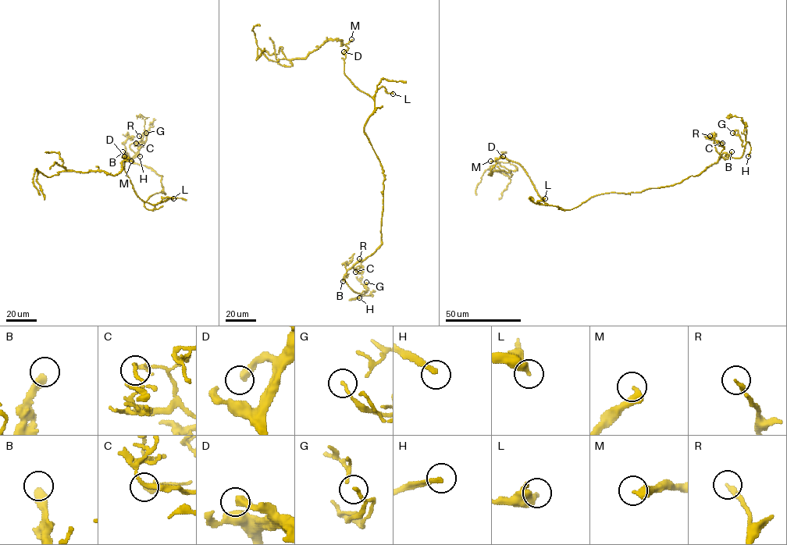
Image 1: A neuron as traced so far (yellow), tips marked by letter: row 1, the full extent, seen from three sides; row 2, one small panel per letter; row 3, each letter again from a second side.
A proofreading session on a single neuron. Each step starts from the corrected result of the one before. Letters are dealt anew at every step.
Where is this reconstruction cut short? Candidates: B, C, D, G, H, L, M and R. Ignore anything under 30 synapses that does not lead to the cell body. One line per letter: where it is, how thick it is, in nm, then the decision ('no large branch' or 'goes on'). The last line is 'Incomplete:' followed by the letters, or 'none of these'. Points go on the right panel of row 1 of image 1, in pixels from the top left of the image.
B: place (731, 151); calibre 400 nm; goes on
C: place (722, 143); calibre 240 nm; no large branch
D: place (503, 156); calibre 380 nm; no large branch
G: place (732, 133); calibre 100 nm; no large branch
H: place (748, 156); calibre 240 nm; goes on
L: place (545, 198); calibre 420 nm; no large branch
M: place (490, 161); calibre 400 nm; no large branch
R: place (710, 136); calibre 190 nm; no large branch
Incomplete: B, H

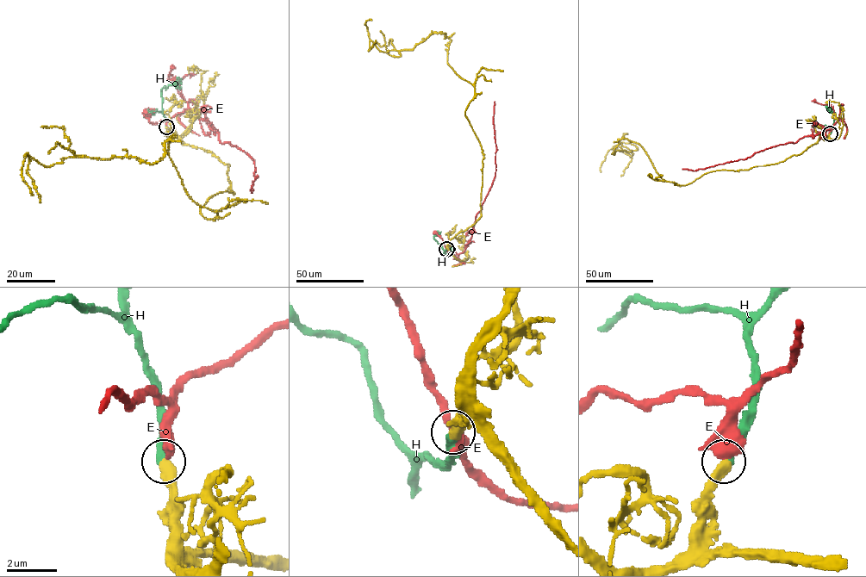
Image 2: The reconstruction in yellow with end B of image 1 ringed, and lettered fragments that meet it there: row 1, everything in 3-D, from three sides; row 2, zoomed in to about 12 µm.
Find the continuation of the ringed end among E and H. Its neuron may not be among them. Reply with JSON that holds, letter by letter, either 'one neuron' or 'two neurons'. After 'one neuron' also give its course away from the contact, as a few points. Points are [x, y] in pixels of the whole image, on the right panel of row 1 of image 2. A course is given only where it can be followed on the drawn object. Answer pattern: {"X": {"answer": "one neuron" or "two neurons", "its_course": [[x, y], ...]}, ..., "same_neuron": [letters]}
{"E": {"answer": "two neurons"}, "H": {"answer": "one neuron", "its_course": [[830, 133], [834, 113], [827, 107], [831, 109]]}, "same_neuron": ["H"]}

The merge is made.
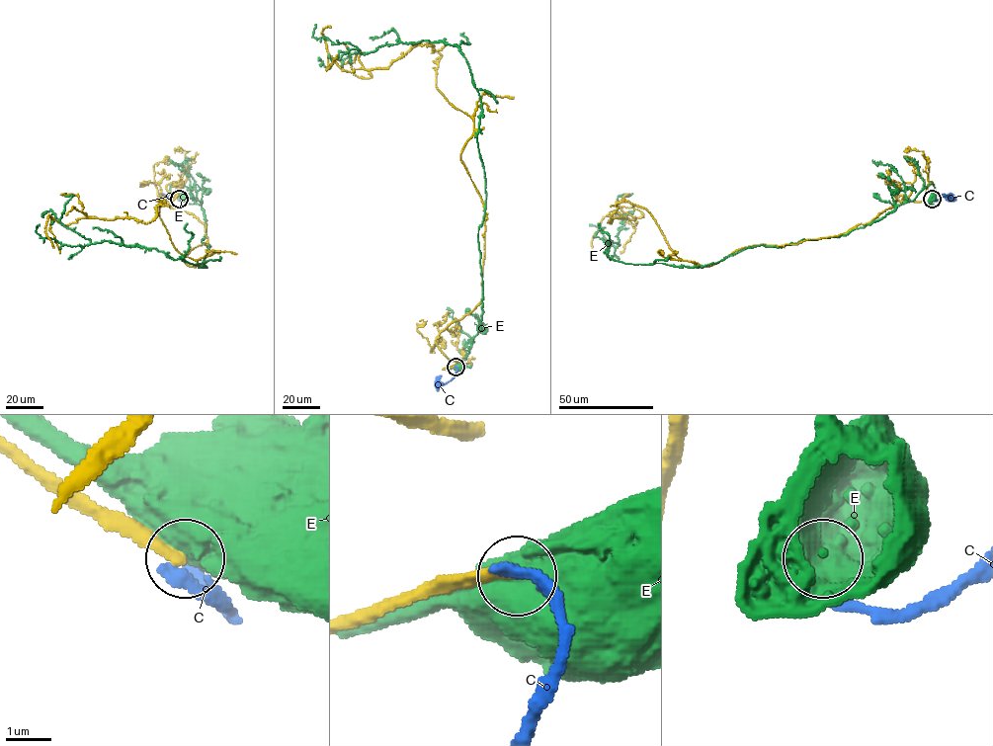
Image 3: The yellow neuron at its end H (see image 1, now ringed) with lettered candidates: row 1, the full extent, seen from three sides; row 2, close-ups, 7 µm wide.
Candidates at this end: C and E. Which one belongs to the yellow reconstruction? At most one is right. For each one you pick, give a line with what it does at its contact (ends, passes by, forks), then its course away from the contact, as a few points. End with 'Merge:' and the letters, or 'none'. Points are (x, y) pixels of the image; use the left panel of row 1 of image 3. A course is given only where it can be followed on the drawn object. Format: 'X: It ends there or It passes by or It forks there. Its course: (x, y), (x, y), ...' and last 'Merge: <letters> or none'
Merge: none

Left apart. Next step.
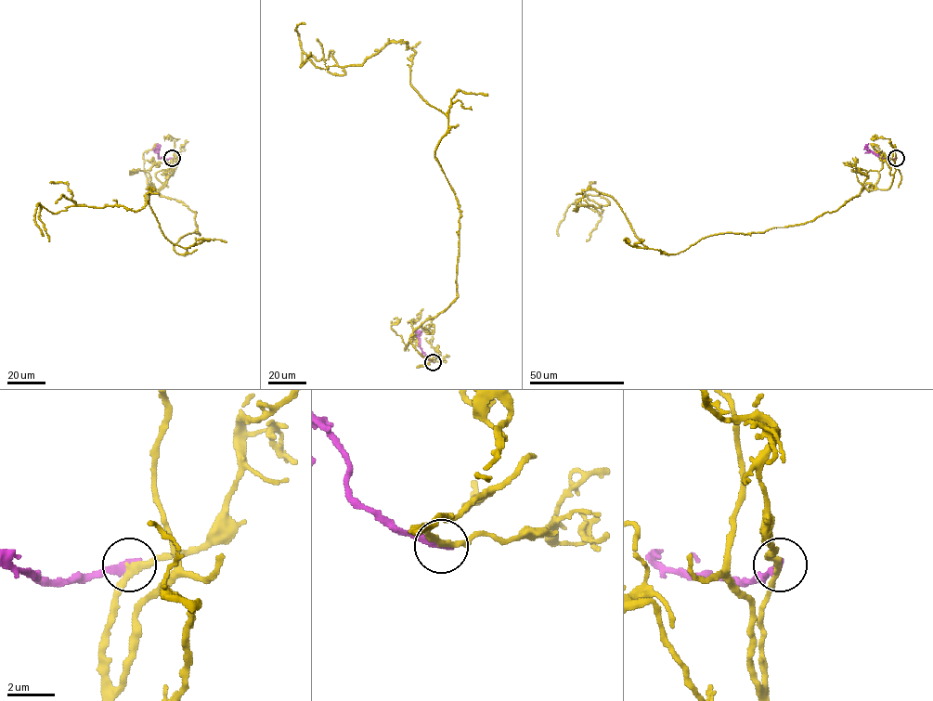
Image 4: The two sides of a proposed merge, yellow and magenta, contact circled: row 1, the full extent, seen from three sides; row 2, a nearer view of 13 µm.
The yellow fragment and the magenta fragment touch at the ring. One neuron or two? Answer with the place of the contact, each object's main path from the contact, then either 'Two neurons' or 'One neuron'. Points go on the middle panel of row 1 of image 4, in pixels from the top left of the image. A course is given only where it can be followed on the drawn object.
Place: (433, 362). Course of yellow: (433, 362), (409, 335), (458, 296), (447, 117), (407, 43), (321, 69), (304, 24). Course of magenta: (433, 362), (425, 357), (420, 346), (419, 337), (421, 332), (418, 331). Two neurons

